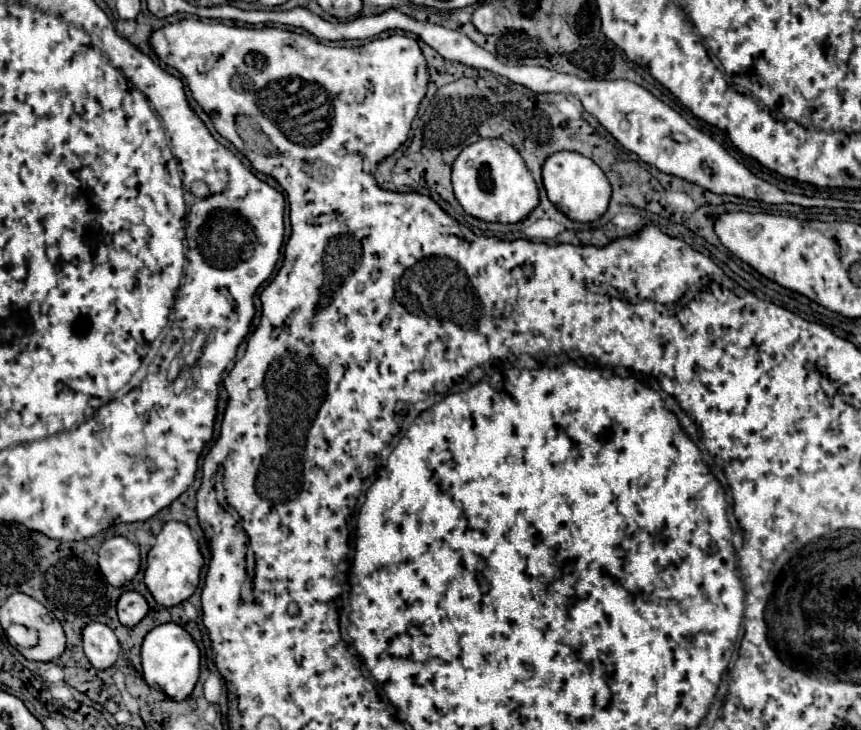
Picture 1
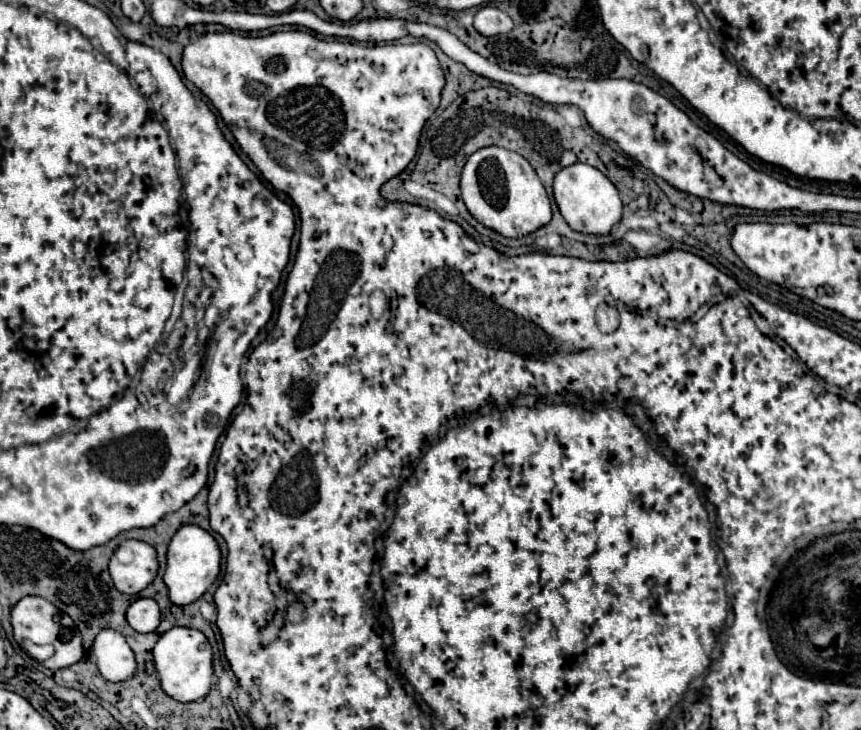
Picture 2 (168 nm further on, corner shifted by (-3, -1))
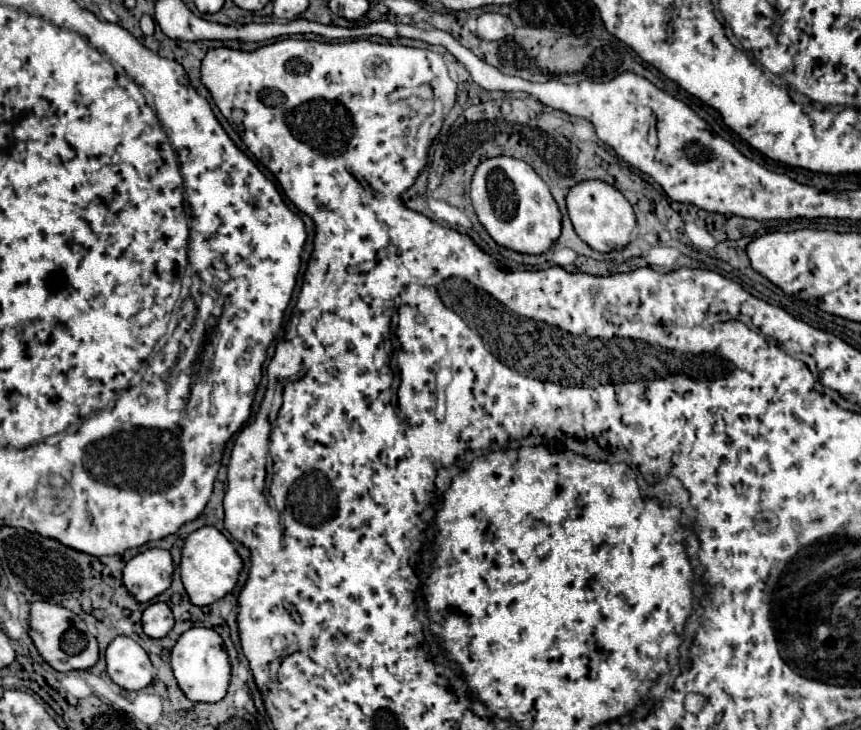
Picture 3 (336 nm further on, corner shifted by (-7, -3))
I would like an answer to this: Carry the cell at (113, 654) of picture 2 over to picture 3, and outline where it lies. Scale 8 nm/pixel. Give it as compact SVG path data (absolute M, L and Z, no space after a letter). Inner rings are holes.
M117 636L105 650L109 678L125 690L141 690L153 680L147 652L129 636Z

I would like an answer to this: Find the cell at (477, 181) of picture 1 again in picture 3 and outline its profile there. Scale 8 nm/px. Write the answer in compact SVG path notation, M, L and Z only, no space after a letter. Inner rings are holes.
M513 156L487 158L475 168L471 182L471 202L479 222L489 236L515 252L543 254L561 234L561 212L537 172Z

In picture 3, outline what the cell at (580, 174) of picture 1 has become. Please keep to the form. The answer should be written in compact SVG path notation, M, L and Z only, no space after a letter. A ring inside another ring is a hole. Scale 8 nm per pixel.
M601 180L577 182L567 194L567 212L579 238L587 242L593 250L599 250L599 252L619 250L627 246L631 240L631 234L635 228L633 208L627 202L627 198L607 182L601 182Z

